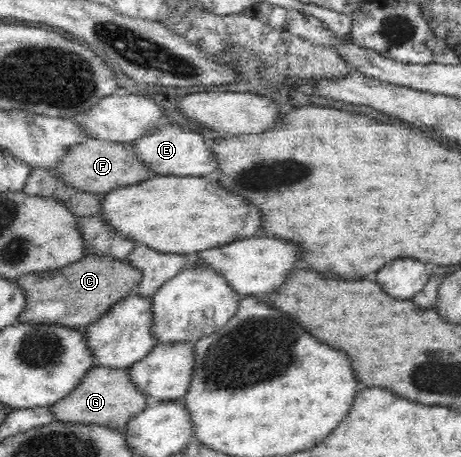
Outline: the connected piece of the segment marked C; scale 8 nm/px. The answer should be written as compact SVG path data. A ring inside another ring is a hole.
M89 253L77 262L68 265L68 267L60 268L60 271L26 274L22 276L22 279L18 279L16 282L22 285L28 298L28 305L26 305L24 312L20 312L17 321L22 323L60 323L78 328L92 325L116 303L135 293L134 289L138 287L143 276L142 271L133 267L127 259L116 259L111 255Z

